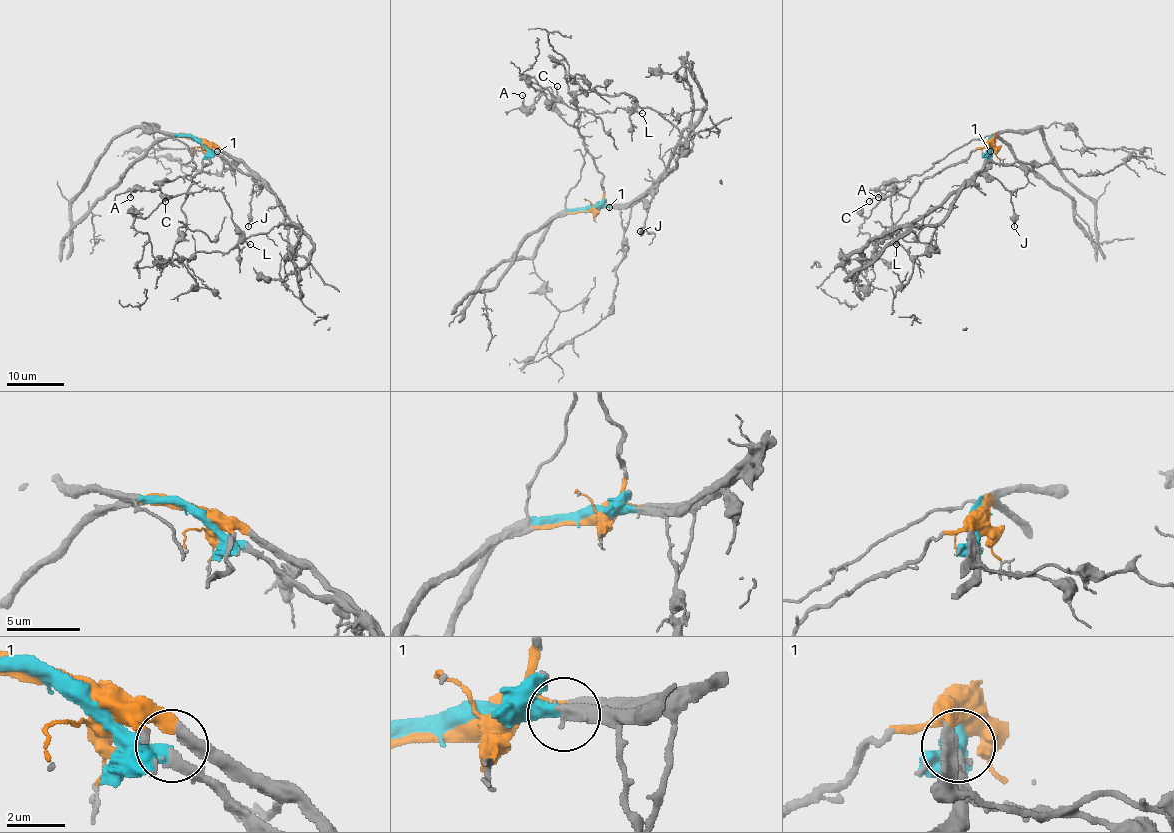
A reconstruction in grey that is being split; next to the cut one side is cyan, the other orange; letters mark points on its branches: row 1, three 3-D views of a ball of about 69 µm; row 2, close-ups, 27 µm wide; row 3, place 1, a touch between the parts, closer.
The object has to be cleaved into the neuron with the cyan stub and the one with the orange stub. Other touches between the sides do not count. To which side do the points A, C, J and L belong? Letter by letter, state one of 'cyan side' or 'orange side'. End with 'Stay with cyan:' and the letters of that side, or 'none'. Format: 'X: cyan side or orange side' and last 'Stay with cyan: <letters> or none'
A: cyan side
C: orange side
J: cyan side
L: orange side
Stay with cyan: A, J

